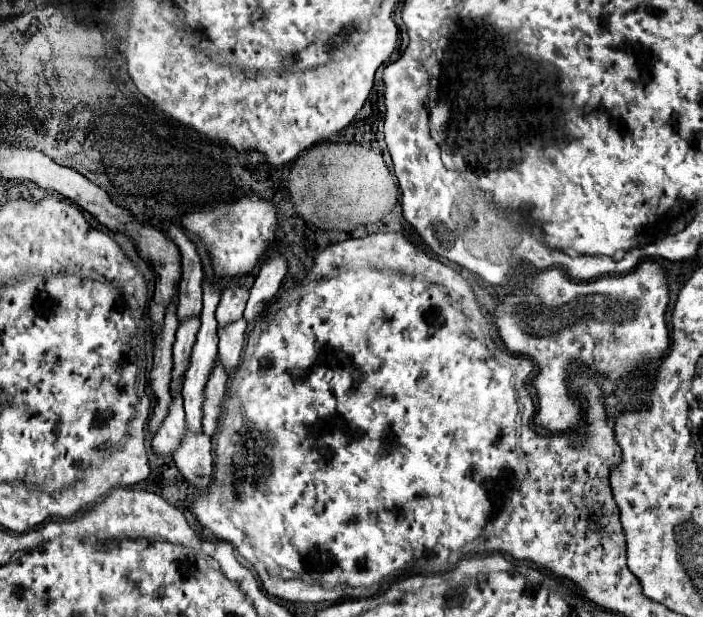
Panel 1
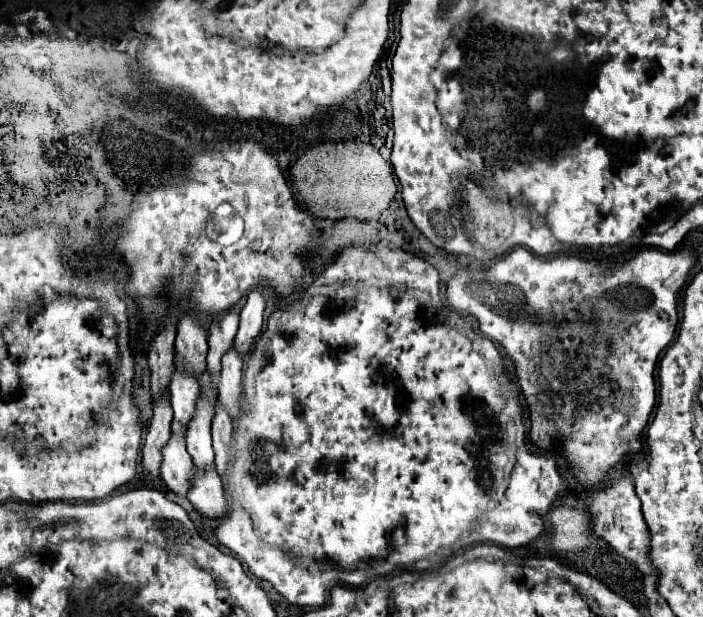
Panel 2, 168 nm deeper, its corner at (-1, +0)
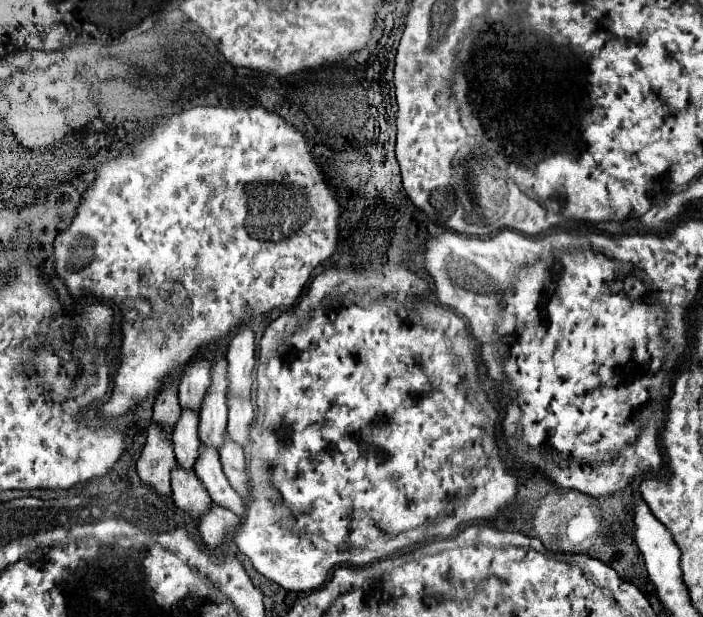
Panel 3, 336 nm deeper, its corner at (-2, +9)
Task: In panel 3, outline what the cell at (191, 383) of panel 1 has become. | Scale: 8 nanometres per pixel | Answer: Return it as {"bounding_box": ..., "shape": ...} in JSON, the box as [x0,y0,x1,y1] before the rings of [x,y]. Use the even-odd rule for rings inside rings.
{"bounding_box":[194,447,246,517],"shape":[[[200,447],[200,457],[196,461],[194,473],[198,473],[198,479],[202,481],[202,485],[206,485],[206,491],[210,493],[212,503],[222,505],[226,509],[230,509],[234,515],[242,517],[246,511],[246,503],[244,499],[230,487],[222,465],[220,465],[220,457],[216,453],[216,449],[210,447]]]}

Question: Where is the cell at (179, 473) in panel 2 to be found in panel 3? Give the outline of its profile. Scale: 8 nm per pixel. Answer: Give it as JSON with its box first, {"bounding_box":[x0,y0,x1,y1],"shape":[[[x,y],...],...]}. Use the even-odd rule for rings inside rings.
{"bounding_box":[172,467,212,523],"shape":[[[176,467],[172,473],[172,499],[174,505],[188,513],[196,523],[206,509],[210,509],[212,501],[204,489],[204,485],[198,481],[194,471],[184,471],[182,467]]]}

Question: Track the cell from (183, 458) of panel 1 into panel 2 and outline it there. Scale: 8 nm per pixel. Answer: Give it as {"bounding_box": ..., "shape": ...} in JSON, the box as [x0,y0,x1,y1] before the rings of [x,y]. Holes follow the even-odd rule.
{"bounding_box":[187,468,227,518],"shape":[[[215,468],[193,470],[187,498],[207,518],[221,518],[227,512],[223,482]]]}

